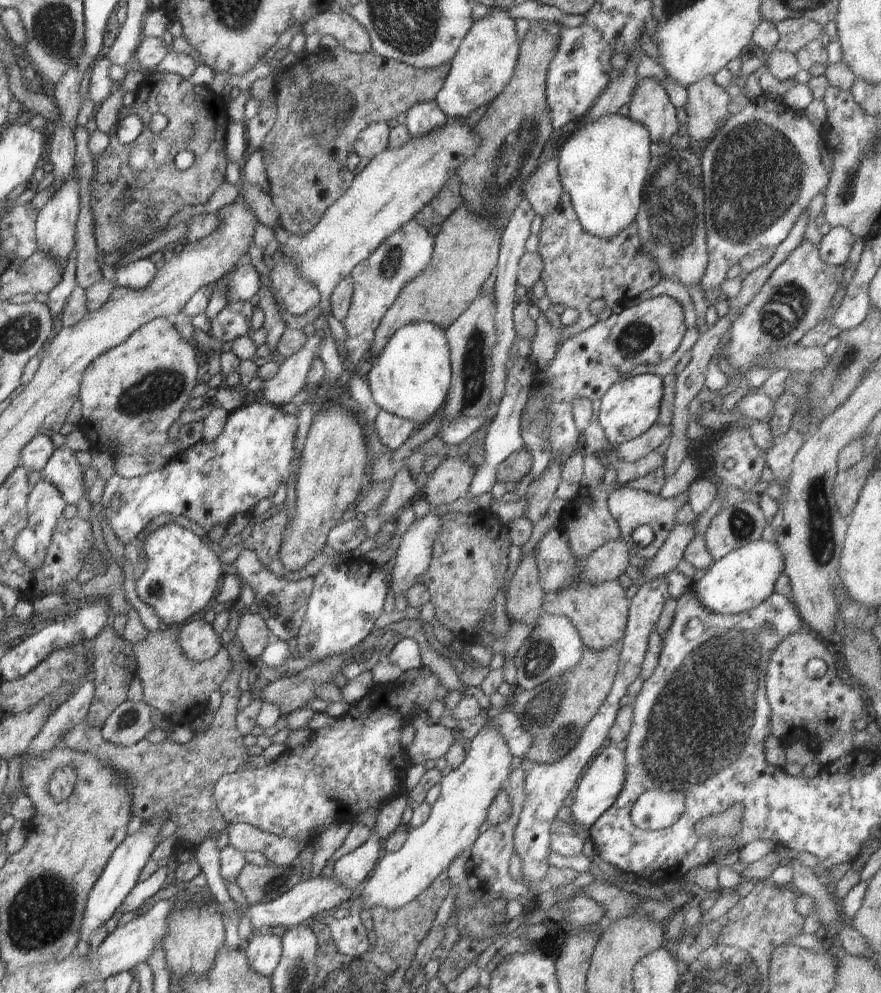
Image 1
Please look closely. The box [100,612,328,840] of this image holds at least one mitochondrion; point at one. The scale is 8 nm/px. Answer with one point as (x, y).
(125, 721)

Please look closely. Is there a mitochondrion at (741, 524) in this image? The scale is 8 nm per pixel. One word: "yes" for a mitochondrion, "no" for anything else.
yes

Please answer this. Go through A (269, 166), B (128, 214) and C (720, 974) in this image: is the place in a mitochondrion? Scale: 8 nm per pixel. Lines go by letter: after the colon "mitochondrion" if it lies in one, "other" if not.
A: other
B: mitochondrion
C: mitochondrion

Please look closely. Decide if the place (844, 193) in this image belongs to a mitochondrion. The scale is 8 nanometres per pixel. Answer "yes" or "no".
yes

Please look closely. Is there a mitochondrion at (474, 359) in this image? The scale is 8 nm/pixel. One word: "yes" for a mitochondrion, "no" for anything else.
yes

